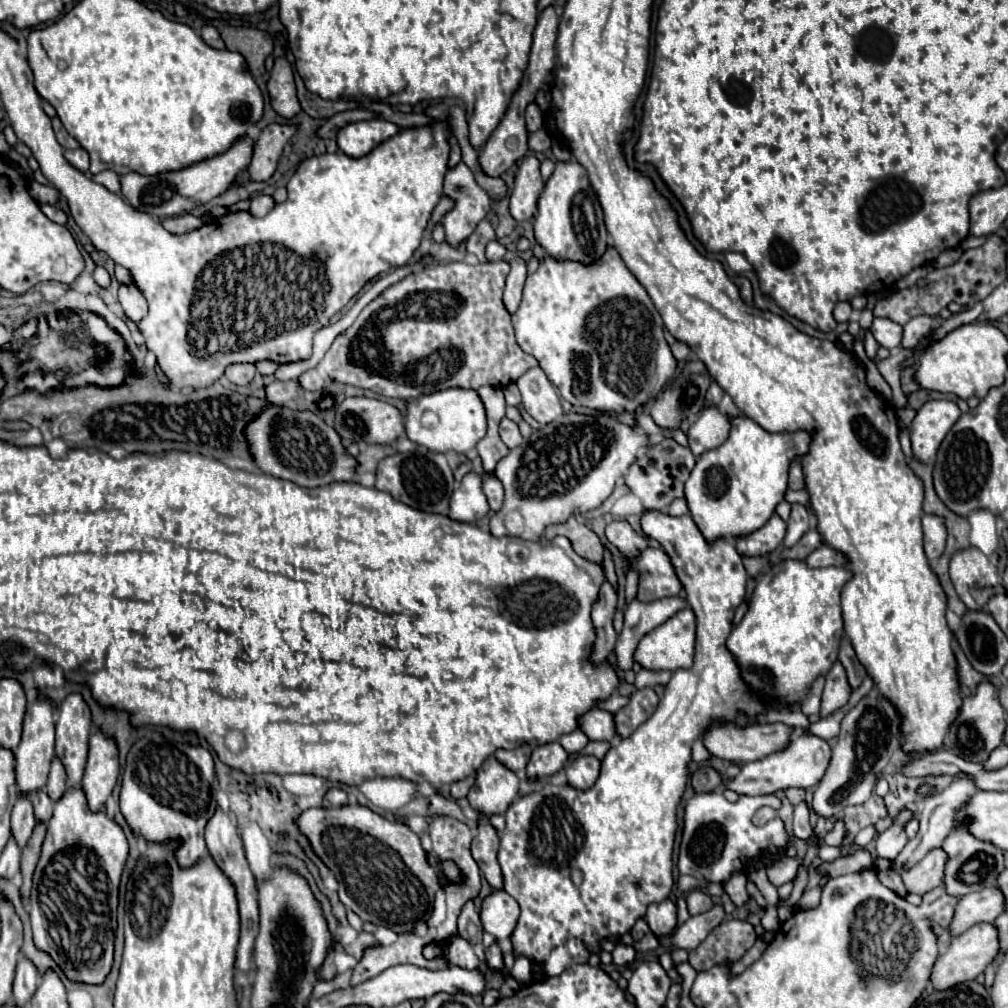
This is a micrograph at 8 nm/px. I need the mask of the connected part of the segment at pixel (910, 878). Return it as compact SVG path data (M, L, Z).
M934 848L920 862L916 862L912 868L905 869L902 866L897 869L897 872L904 878L908 892L922 896L928 890L942 884L946 862L948 862L948 854L942 848Z

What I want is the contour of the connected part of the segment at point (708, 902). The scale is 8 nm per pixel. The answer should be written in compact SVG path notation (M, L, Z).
M694 890L694 892L690 892L690 896L686 898L686 902L688 902L688 912L690 912L690 916L708 912L708 910L714 906L712 898L710 898L706 892L702 892L702 890Z

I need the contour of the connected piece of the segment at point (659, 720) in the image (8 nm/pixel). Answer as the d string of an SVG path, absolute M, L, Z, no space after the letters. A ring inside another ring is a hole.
M648 512L642 516L642 530L658 540L664 548L664 552L672 558L672 564L676 566L676 574L682 582L682 586L686 588L688 592L688 604L690 608L694 610L696 618L698 618L698 632L696 632L696 656L694 656L694 664L692 668L688 670L676 670L670 678L670 682L666 684L666 692L664 696L660 698L660 704L658 708L654 710L654 714L636 728L636 732L628 738L622 738L616 746L612 746L608 750L608 754L602 758L602 768L600 768L600 776L596 780L596 784L590 788L590 790L572 790L568 784L544 784L538 792L530 792L522 798L516 798L512 802L512 806L508 808L506 812L506 828L500 836L500 848L498 848L498 862L500 862L500 868L503 875L503 889L520 904L522 908L522 914L520 914L520 920L518 920L518 926L512 934L512 946L514 946L514 954L526 954L530 960L532 958L544 958L544 954L548 954L548 950L552 950L552 946L558 946L560 942L564 942L564 938L572 938L572 936L578 936L578 938L584 938L584 942L588 942L588 950L594 952L594 948L598 948L598 942L602 936L614 936L614 934L626 934L630 932L630 928L634 926L634 922L638 918L642 918L646 914L646 908L648 904L652 902L662 902L664 898L668 898L670 890L672 890L672 848L674 848L674 838L676 838L676 830L678 830L678 822L676 822L676 808L682 800L682 794L686 790L686 784L690 780L690 772L688 772L688 764L692 762L692 744L694 740L702 738L710 726L714 724L736 724L736 726L752 726L756 724L756 716L760 714L766 714L770 710L770 704L766 698L758 696L756 690L752 686L748 686L740 674L740 666L736 662L736 658L730 654L730 650L726 648L726 638L728 634L732 632L732 620L734 620L734 612L736 608L742 604L744 596L746 596L746 580L748 580L748 574L742 566L742 556L736 552L732 540L728 538L718 538L714 542L706 542L706 538L702 536L702 532L698 530L698 526L694 524L692 516L690 514L684 514L684 516L678 516L678 518L672 518L668 514L662 514L662 512ZM578 868L582 870L582 882L580 884L574 884L570 874L572 870Z

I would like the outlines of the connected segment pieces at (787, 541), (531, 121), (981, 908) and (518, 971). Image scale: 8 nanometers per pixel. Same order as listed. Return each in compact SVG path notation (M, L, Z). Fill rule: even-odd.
M794 504L790 520L788 520L788 530L784 536L784 548L792 548L810 530L810 526L812 526L812 516L806 510L806 506Z
M530 102L530 104L526 106L526 128L528 128L530 132L536 132L536 130L540 130L542 126L544 126L544 114L542 114L542 110L538 108L536 102Z
M988 886L978 892L962 896L952 920L952 936L962 934L976 922L994 922L1004 912L1004 906L1004 894L998 886Z
M520 955L516 957L510 975L522 986L526 986L526 984L532 982L531 964L526 956Z

